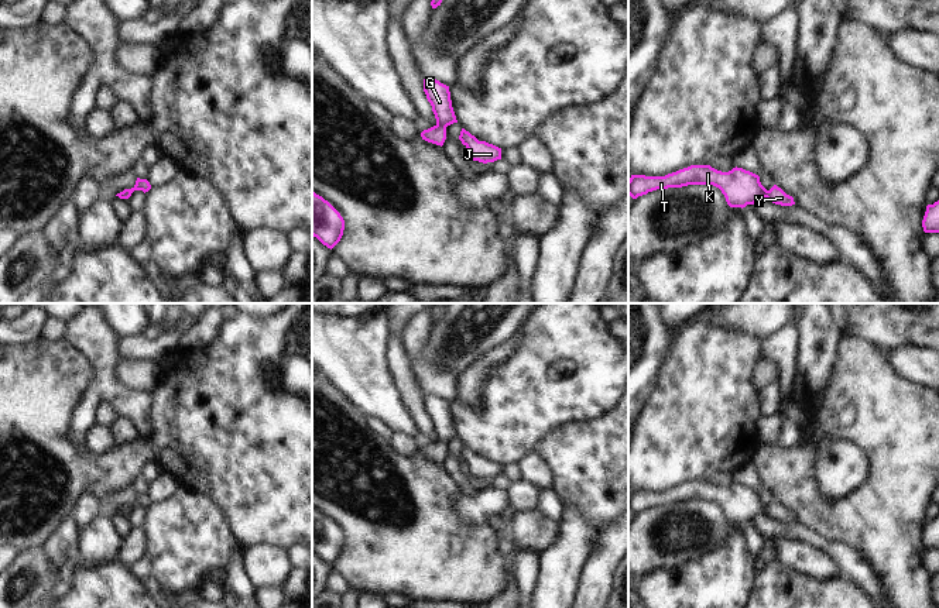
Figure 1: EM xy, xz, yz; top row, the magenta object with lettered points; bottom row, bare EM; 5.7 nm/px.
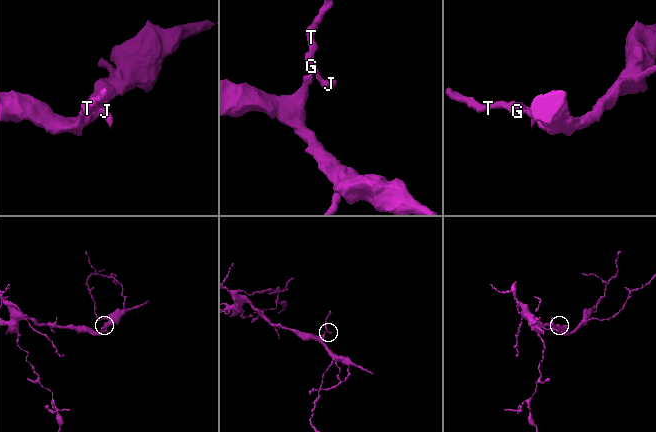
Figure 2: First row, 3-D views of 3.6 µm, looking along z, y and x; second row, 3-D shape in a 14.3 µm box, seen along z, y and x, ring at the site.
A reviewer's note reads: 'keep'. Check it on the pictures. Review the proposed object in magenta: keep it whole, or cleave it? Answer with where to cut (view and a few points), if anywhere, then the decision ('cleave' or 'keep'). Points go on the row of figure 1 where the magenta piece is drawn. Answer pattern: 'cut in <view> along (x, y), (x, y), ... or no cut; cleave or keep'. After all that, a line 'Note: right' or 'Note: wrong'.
no cut; keep
Note: right

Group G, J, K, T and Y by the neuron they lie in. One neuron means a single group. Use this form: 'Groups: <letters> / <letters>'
Groups: G J K T Y.

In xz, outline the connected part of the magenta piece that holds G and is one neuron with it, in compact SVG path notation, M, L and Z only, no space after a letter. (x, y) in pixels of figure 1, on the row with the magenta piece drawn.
M428 78L424 79L424 92L432 106L436 124L428 130L424 130L421 137L428 142L442 147L446 140L446 127L457 123L452 107L449 86L433 78Z

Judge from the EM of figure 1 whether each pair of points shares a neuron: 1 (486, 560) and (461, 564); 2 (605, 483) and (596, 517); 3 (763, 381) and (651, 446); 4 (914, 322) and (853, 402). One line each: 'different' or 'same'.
1: same
2: same
3: different
4: different

